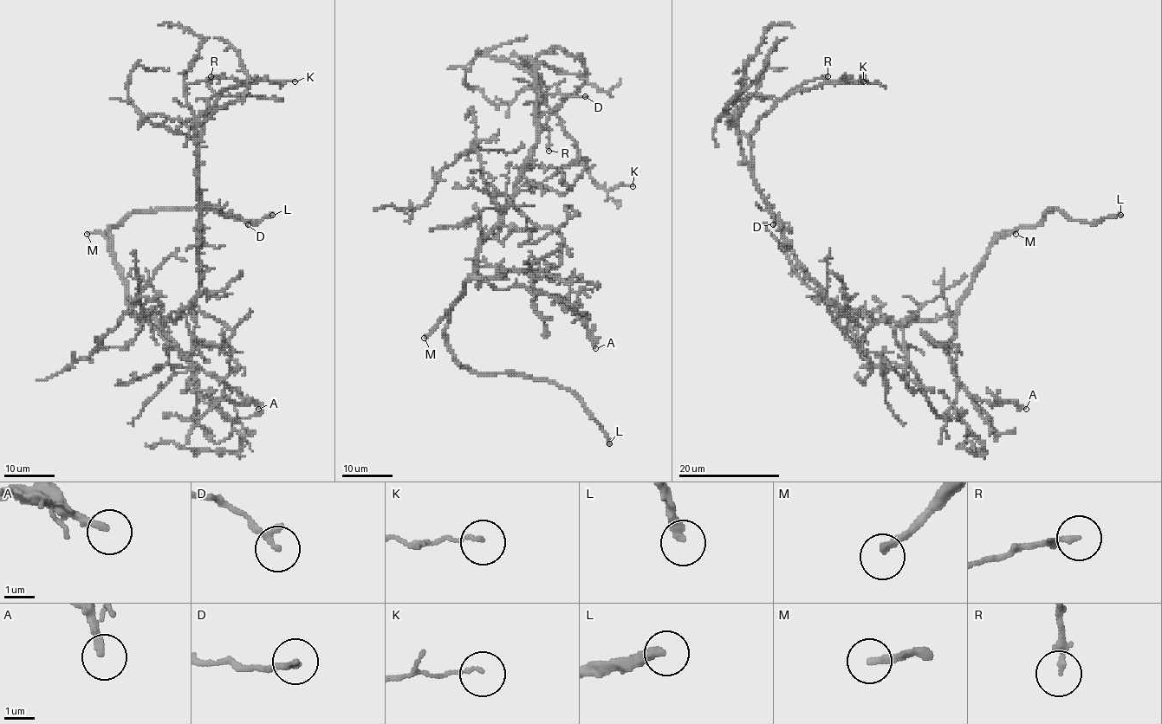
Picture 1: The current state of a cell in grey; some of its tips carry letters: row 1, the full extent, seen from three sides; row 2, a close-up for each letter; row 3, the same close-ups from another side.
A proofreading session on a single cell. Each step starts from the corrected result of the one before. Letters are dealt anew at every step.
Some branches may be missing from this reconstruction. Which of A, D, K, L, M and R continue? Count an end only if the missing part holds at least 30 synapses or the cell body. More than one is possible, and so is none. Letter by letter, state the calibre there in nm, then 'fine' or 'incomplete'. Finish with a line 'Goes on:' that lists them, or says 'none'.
A: 200 nm thick; fine
D: 220 nm thick; fine
K: 100 nm thick; fine
L: 320 nm thick; incomplete
M: 220 nm thick; incomplete
R: 190 nm thick; fine
Goes on: L, M

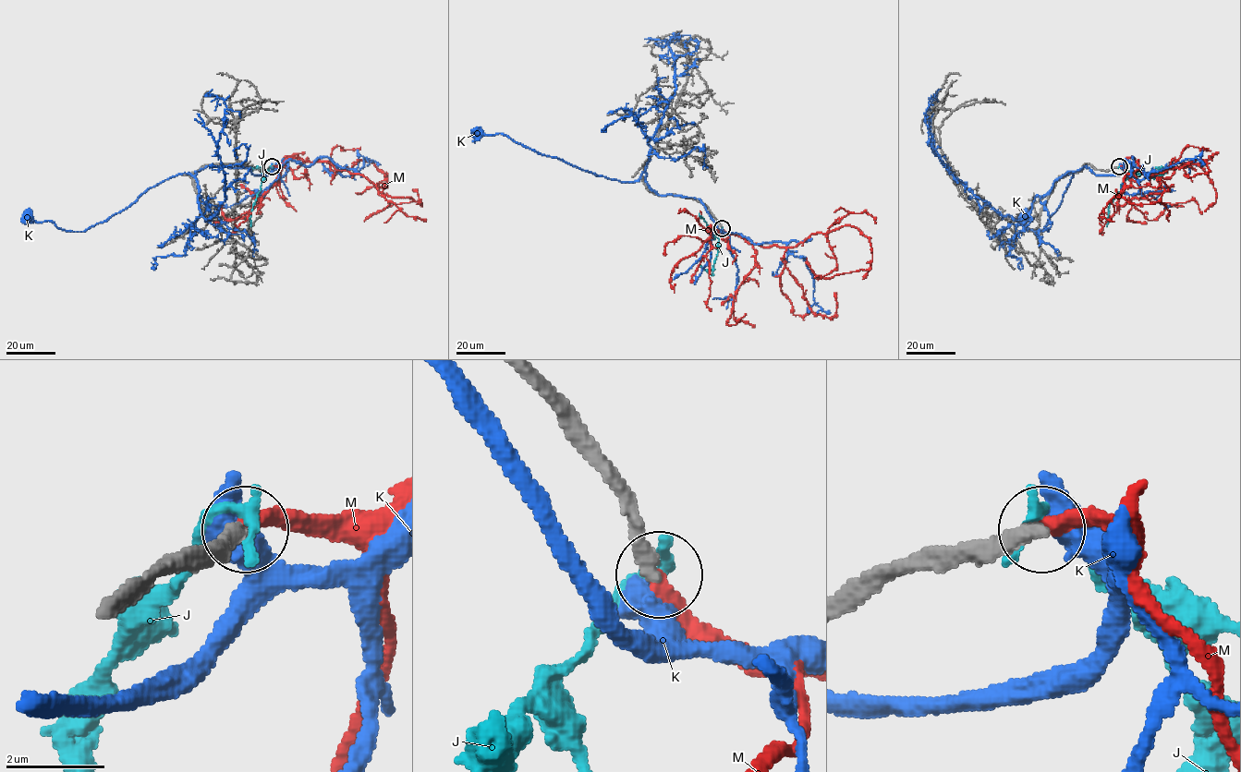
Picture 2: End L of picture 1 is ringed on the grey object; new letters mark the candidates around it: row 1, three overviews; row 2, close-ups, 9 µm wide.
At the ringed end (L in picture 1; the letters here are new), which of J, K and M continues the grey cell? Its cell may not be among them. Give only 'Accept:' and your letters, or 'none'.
Accept: M

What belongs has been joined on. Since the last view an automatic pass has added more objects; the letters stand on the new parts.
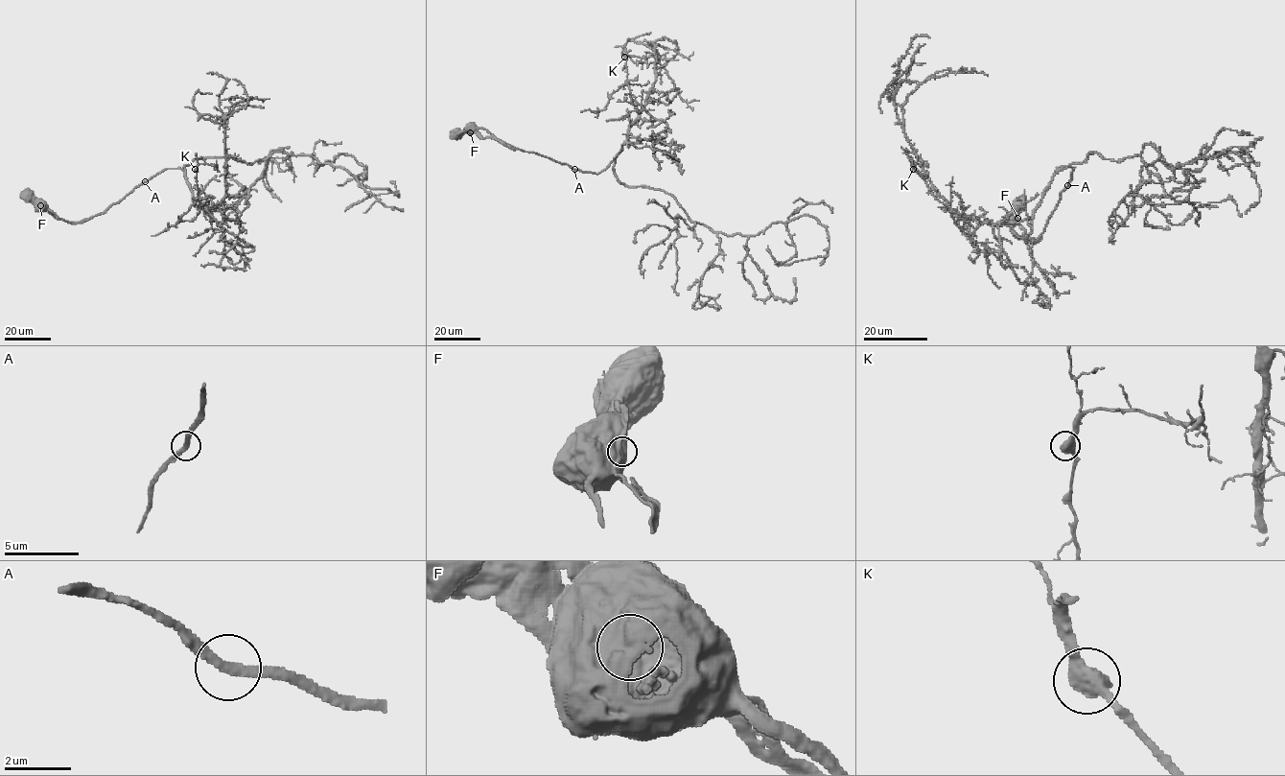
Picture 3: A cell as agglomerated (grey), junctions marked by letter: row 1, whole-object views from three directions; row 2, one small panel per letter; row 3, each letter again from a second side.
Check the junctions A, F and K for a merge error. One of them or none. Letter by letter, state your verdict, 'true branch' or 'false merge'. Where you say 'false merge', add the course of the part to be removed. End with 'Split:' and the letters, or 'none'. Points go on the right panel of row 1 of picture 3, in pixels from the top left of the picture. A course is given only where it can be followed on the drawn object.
A: true branch
F: false merge; course (1017, 218), (1017, 223), (1029, 241), (1034, 242), (1039, 235)
K: true branch
Split: F

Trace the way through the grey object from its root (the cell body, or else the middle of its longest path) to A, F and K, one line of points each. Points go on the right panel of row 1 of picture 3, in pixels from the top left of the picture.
A: (1021, 206), (1017, 209), (1016, 223), (1024, 230), (1024, 236), (1034, 242), (1043, 233), (1060, 195), (1067, 185)
F: (1021, 206), (1016, 210), (1017, 218)
K: (1021, 206), (1016, 223), (1034, 242), (1074, 168), (1054, 172), (1027, 220), (998, 224), (960, 219), (914, 168)

